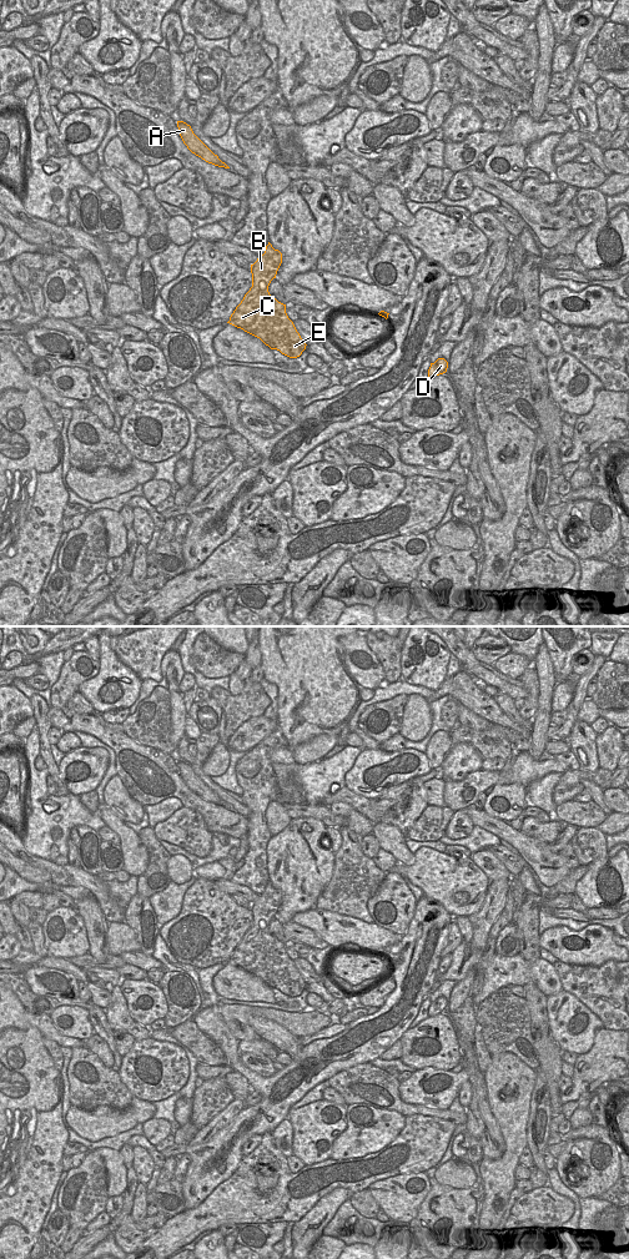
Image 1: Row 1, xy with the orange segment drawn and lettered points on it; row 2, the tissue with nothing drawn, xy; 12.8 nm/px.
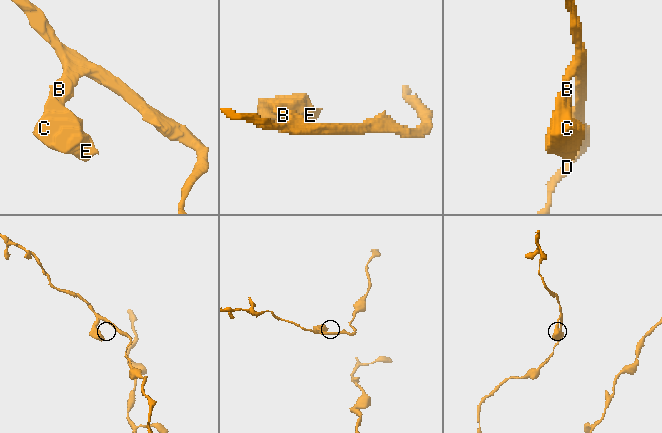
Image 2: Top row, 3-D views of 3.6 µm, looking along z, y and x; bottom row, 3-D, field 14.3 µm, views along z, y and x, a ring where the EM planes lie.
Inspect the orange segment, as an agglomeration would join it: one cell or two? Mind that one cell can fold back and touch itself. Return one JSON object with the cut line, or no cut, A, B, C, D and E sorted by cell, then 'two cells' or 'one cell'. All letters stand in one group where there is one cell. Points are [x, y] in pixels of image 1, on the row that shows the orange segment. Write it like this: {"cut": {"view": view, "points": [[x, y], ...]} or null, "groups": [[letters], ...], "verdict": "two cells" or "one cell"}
{"cut": null, "groups": [["A", "B", "C", "D", "E"]], "verdict": "one cell"}

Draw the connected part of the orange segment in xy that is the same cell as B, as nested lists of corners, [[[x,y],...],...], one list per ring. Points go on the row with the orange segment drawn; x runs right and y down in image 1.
[[[268,242],[265,253],[251,265],[252,287],[236,307],[227,323],[260,338],[271,349],[297,358],[306,343],[286,313],[286,304],[268,292],[282,263],[282,253]]]

